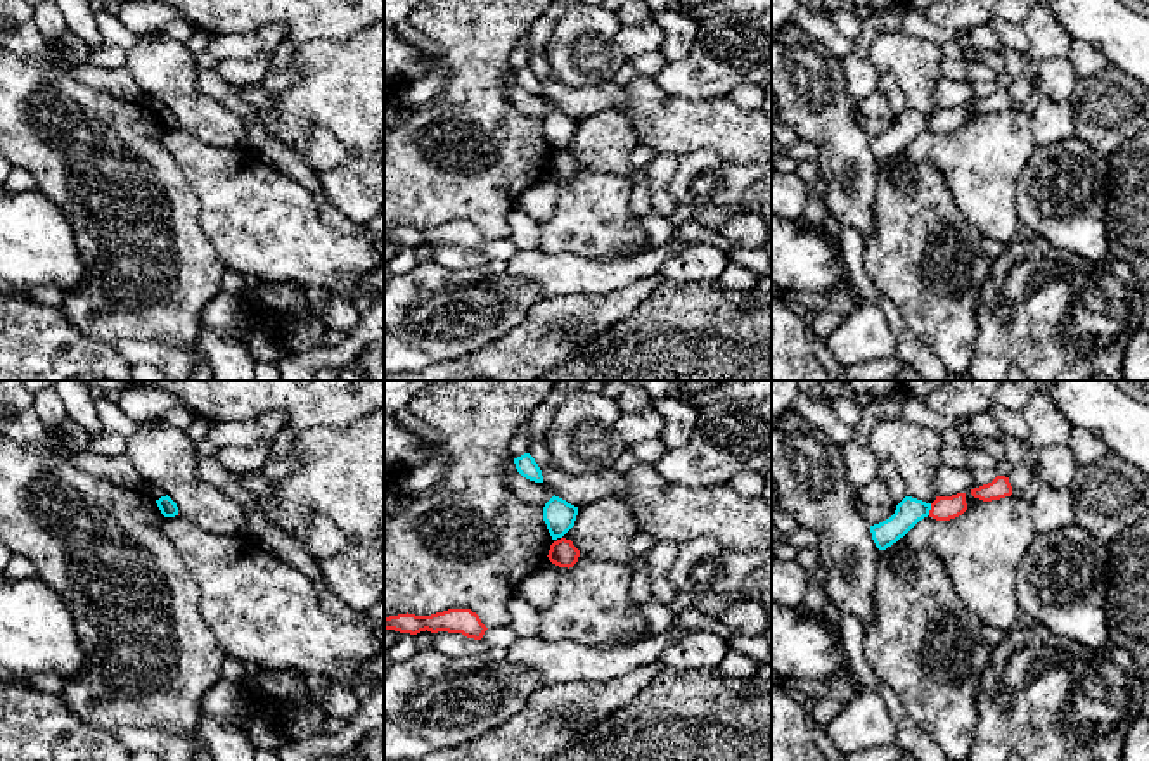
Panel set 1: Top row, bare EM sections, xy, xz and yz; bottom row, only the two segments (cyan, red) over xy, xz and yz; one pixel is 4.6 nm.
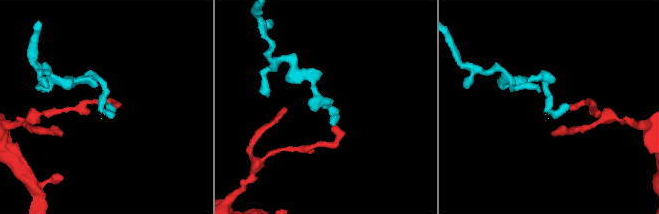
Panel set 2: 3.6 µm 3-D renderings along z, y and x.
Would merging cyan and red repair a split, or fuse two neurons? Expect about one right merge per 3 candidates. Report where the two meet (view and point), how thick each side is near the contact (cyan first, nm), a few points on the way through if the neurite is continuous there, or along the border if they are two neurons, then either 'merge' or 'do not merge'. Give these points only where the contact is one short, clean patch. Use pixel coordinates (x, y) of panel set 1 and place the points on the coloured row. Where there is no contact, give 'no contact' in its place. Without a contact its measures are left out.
contact yz (930, 509); calibres 120 and 110 nm; border yz (931, 504), (928, 514); do not merge

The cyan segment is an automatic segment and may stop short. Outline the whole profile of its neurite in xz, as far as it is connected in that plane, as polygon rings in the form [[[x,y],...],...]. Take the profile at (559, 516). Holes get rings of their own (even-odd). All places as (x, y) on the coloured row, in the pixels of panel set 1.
[[[554,495],[543,507],[543,521],[552,540],[562,538],[574,526],[576,515],[578,507]]]

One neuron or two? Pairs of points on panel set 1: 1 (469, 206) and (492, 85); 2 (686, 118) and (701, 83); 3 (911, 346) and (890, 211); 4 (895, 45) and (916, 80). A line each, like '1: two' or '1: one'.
1: one
2: two
3: two
4: one

